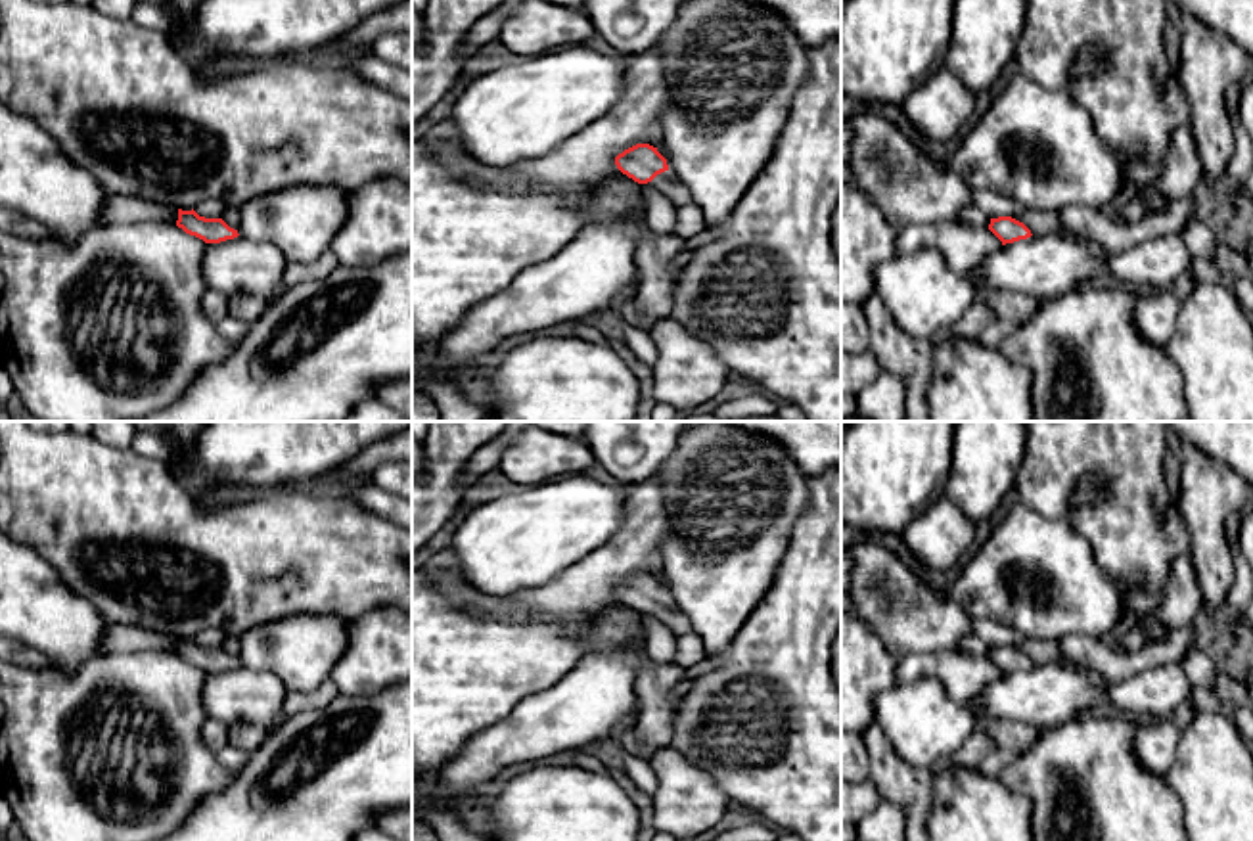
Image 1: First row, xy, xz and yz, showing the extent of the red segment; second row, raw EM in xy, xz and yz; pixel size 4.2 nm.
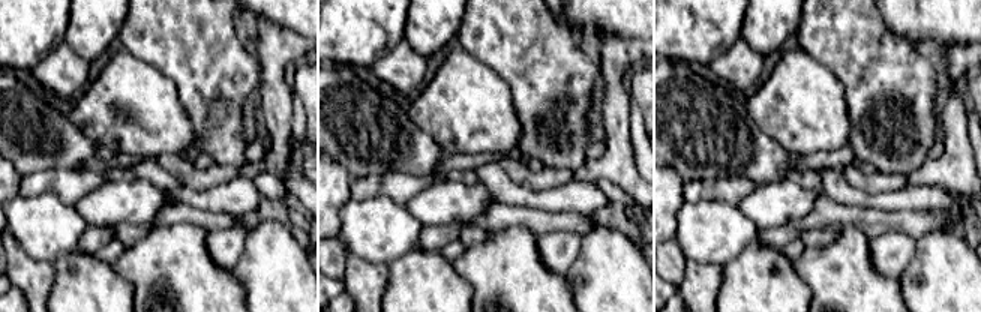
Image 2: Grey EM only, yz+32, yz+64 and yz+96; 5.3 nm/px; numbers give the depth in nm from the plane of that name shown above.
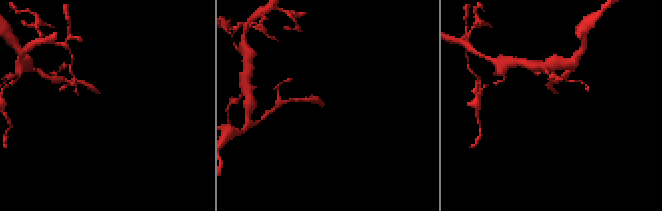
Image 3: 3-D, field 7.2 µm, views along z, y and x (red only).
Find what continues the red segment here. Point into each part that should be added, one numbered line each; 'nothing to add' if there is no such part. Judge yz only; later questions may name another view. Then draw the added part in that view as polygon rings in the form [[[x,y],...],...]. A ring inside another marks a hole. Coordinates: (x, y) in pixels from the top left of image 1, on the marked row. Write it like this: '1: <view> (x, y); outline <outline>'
nothing to add

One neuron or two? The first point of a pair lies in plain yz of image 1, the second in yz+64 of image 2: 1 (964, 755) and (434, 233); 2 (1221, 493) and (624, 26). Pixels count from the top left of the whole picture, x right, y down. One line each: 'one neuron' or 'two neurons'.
1: one neuron
2: two neurons

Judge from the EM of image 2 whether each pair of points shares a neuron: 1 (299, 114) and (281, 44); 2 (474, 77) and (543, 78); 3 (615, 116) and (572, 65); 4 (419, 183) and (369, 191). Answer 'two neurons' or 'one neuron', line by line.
1: two neurons
2: two neurons
3: two neurons
4: one neuron

